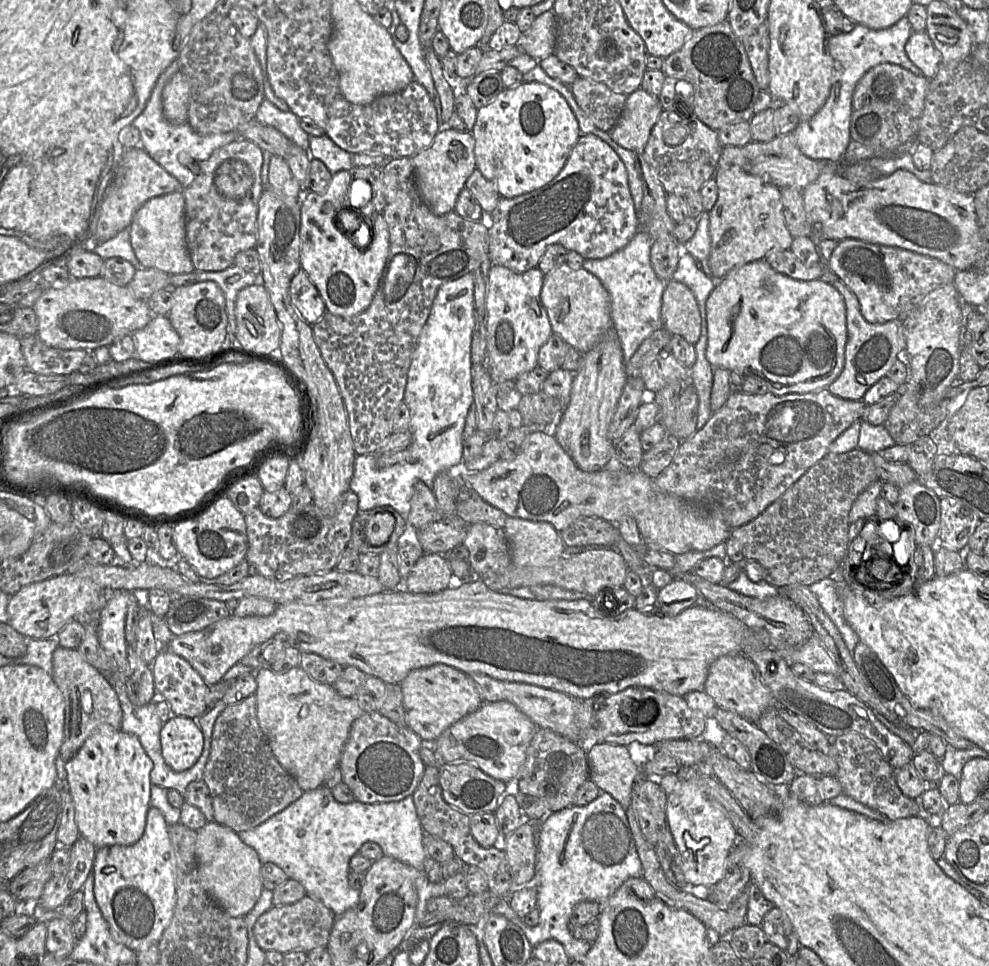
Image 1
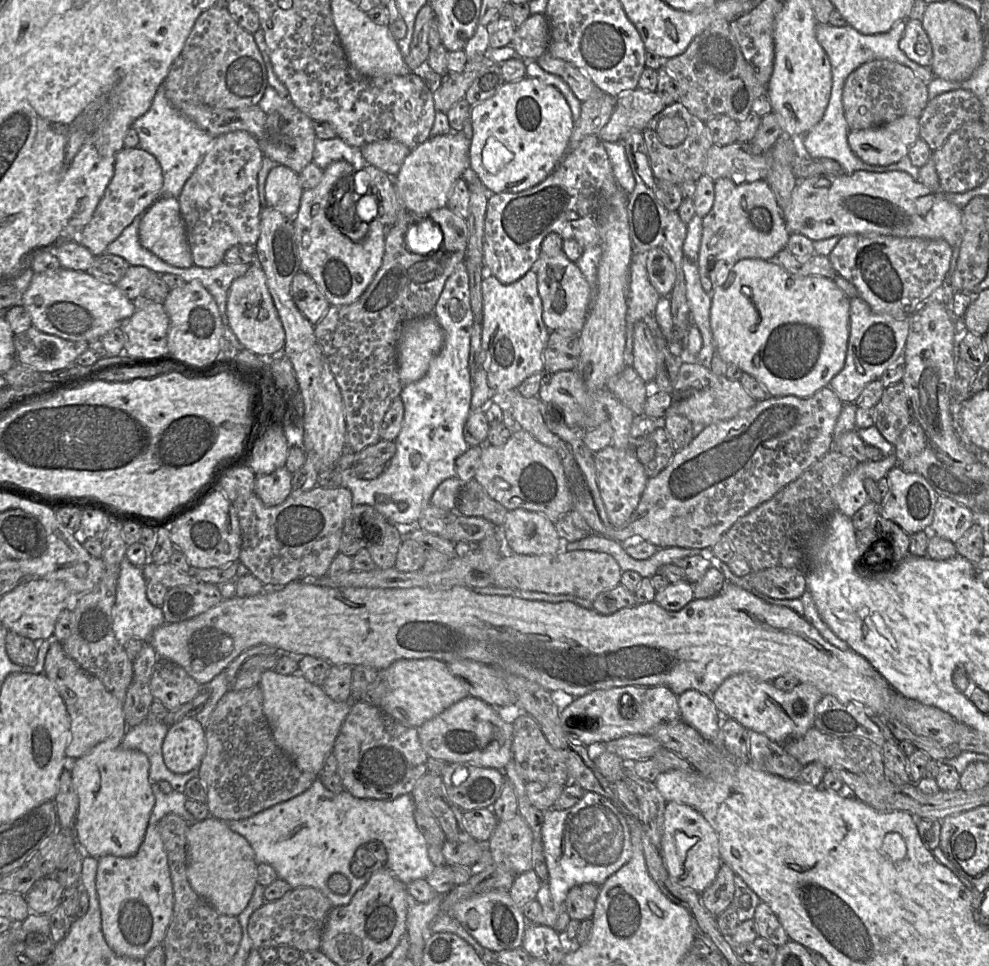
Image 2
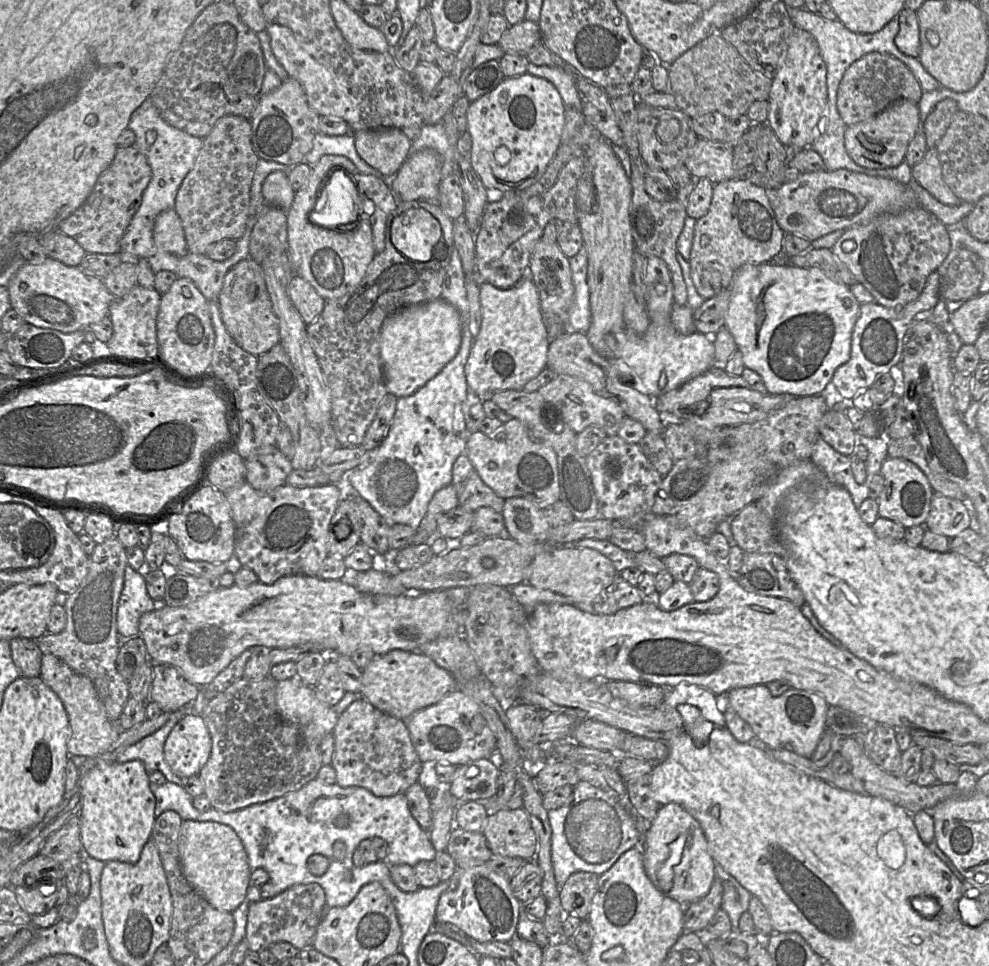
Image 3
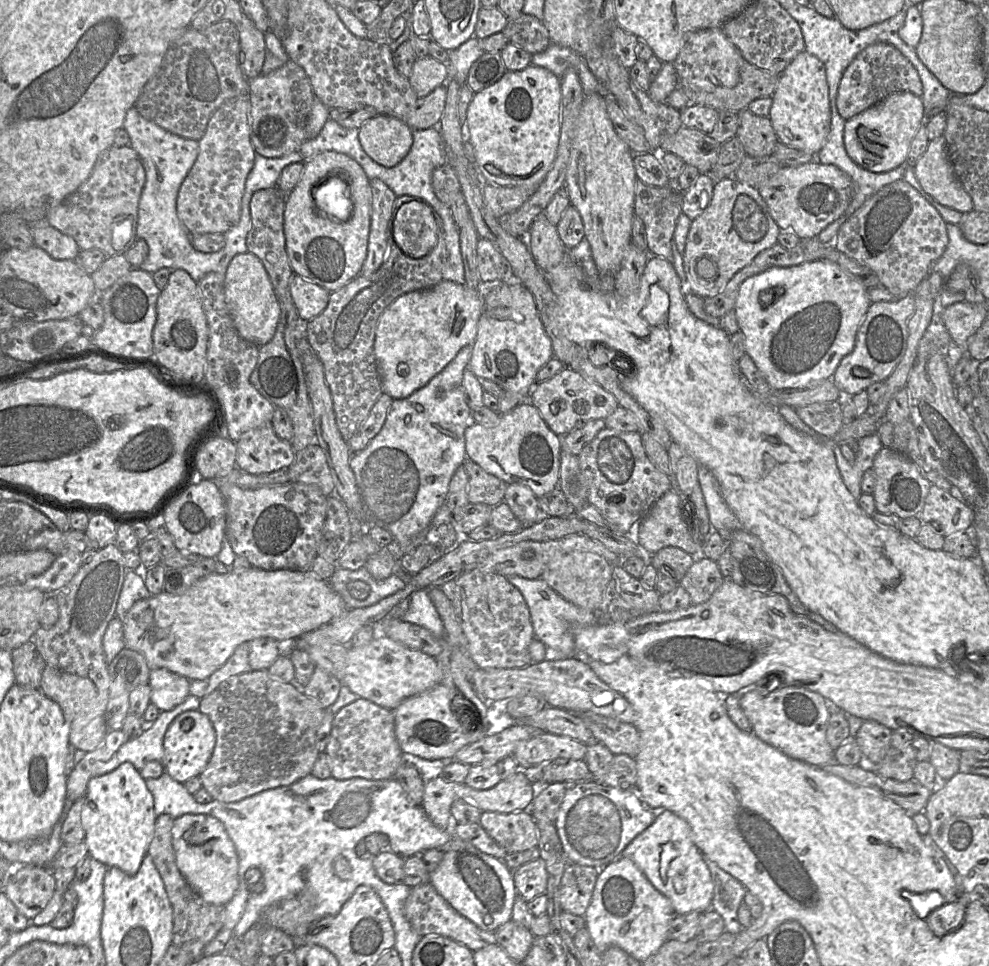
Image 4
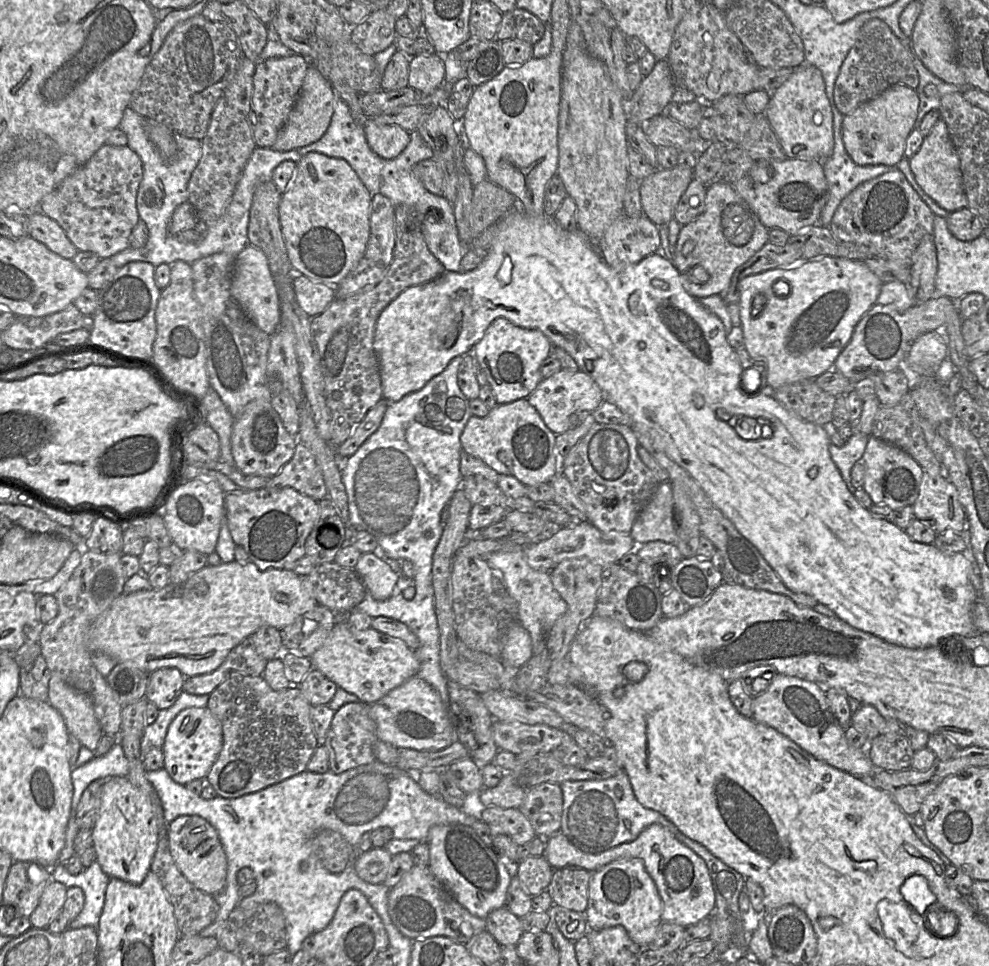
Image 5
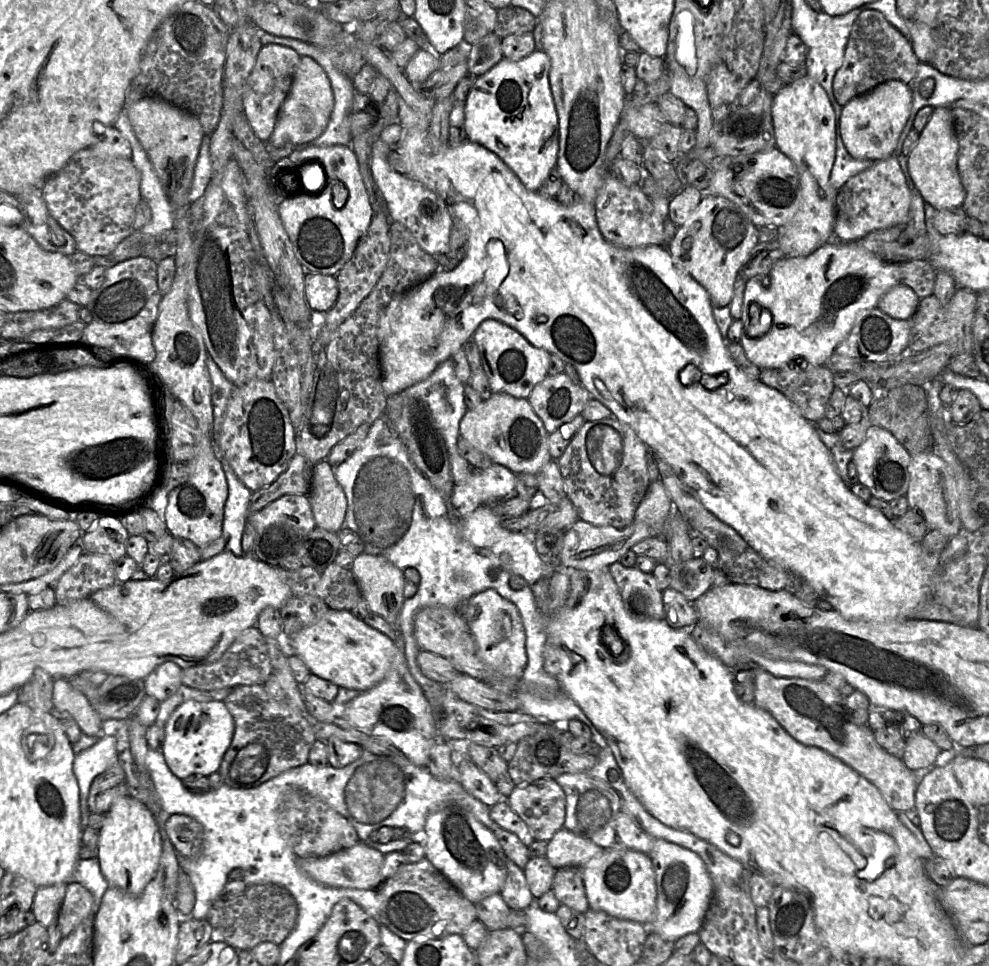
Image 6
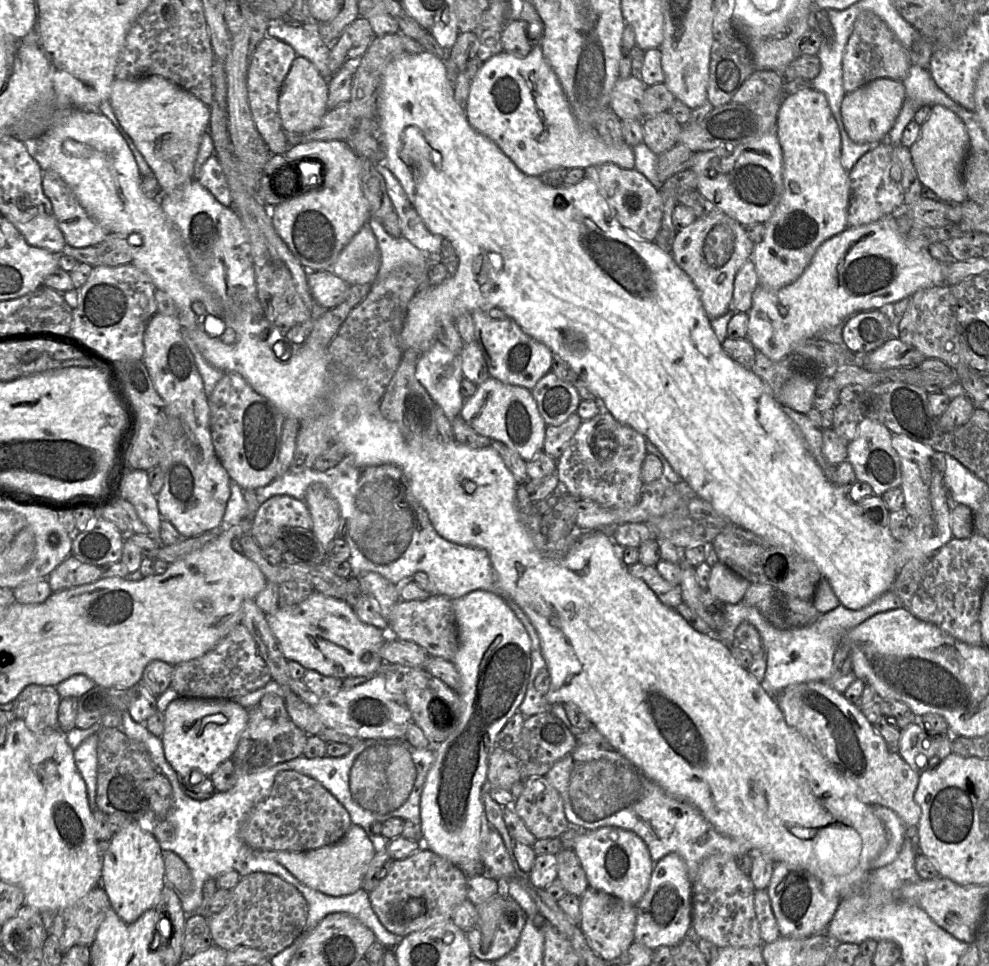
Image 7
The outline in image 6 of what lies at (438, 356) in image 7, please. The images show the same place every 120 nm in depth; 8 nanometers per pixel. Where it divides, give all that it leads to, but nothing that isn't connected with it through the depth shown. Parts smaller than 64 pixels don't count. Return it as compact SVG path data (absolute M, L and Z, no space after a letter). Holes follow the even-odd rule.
M451 358L443 361L426 379L402 391L406 396L424 401L435 426L440 431L448 453L449 446L457 444L460 420L467 411L464 403L464 384L457 378Z

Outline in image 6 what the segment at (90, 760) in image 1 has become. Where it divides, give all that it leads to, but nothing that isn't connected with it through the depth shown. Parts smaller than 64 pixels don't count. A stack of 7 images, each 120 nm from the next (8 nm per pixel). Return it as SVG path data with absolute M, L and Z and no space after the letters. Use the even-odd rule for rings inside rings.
M131 795L117 797L105 814L99 830L98 860L103 876L110 886L131 895L140 895L155 878L162 853L162 839L151 811Z

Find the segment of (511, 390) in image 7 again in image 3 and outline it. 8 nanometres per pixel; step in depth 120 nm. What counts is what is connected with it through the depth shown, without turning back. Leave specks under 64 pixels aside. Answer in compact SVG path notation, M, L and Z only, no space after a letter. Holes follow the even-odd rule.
M512 418L503 423L503 433L491 438L478 430L468 433L466 451L482 481L499 497L522 497L544 510L560 500L557 455L548 444L535 440L528 427Z

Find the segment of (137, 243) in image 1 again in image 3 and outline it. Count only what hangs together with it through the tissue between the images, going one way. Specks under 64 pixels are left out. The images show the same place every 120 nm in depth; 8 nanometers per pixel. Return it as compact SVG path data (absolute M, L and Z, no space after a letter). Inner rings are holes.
M175 208L162 211L153 228L156 245L163 251L183 257L188 254L188 245L182 221Z

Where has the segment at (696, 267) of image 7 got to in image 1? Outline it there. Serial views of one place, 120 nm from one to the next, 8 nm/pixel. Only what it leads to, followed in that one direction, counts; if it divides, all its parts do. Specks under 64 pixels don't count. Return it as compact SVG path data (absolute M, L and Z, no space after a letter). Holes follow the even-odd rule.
M738 166L717 168L714 175L717 201L709 211L711 277L719 281L733 269L764 259L773 250L788 250L793 238L783 216L780 189Z

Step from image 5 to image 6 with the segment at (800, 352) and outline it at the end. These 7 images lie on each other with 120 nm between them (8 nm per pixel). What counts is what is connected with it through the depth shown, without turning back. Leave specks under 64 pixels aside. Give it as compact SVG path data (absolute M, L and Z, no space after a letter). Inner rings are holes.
M832 240L818 250L814 251L810 255L806 257L798 257L798 258L783 258L779 260L770 270L768 275L766 276L756 276L748 279L744 291L743 304L742 304L742 315L741 321L743 323L742 335L740 344L742 345L748 359L757 365L760 369L777 369L783 366L786 366L789 363L793 363L796 360L803 359L808 363L814 366L825 365L826 360L835 352L837 346L847 338L850 331L852 330L855 321L859 314L864 310L870 310L878 306L878 302L880 298L892 287L901 283L900 280L900 268L898 263L889 263L887 261L883 261L878 256L873 254L872 252L865 249L861 246L857 241L853 242L841 242ZM752 302L756 302L760 305L762 309L768 310L772 315L772 324L770 329L762 334L757 335L757 331L759 330L759 325L761 325L761 314L759 316L758 325L752 324L752 320L750 317L750 304Z

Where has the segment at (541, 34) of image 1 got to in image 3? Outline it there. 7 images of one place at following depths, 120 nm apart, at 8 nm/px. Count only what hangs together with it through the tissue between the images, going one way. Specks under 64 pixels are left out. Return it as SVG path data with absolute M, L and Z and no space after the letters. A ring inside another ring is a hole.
M524 19L510 26L502 35L498 46L506 53L527 55L527 52L542 41L538 23Z

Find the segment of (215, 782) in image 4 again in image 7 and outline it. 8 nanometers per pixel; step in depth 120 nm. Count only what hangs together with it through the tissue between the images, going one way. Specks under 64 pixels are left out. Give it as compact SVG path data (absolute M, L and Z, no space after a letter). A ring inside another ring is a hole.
M259 706L248 709L248 721L233 753L235 768L260 772L303 755L308 734L290 719L277 722L266 717Z

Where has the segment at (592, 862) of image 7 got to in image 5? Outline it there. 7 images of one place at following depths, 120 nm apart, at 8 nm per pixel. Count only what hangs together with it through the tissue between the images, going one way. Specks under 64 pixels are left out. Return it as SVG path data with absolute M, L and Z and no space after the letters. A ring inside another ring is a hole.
M639 858L619 859L592 872L585 917L588 930L623 926L633 942L642 949L651 944L662 924L663 903L655 882Z

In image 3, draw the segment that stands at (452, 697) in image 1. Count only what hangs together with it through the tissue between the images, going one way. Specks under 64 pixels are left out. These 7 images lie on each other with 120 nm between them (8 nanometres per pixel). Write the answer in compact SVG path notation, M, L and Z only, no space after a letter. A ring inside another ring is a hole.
M394 649L373 660L362 670L361 697L380 711L406 720L413 713L440 701L457 688L455 678L419 651Z

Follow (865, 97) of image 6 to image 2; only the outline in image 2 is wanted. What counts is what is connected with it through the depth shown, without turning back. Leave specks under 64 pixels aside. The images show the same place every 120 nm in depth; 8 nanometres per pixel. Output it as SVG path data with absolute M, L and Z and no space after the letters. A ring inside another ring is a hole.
M902 116L884 125L849 131L847 141L853 153L864 163L873 166L888 166L908 156L909 148L919 138L919 118Z

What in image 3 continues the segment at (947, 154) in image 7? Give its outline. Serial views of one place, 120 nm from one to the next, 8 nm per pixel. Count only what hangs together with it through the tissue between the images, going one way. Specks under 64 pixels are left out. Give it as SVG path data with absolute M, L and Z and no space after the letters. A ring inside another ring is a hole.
M928 148L923 159L912 166L912 177L941 203L957 206L962 200L947 186L936 148Z

